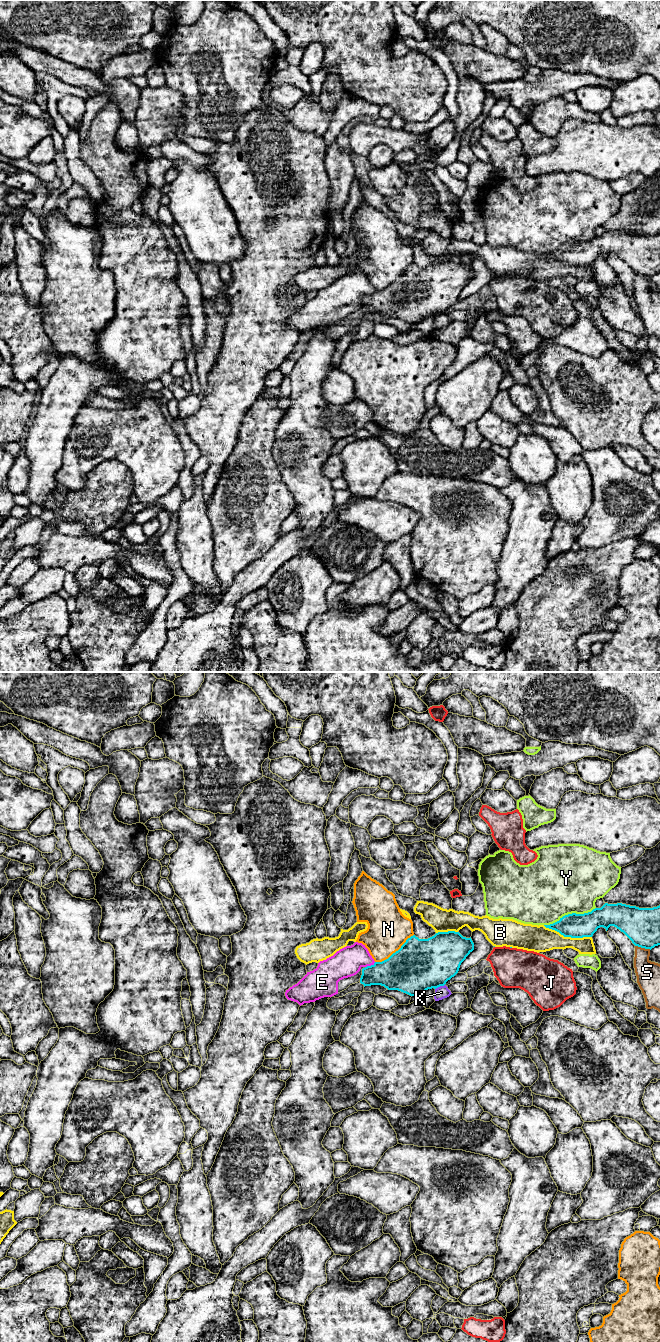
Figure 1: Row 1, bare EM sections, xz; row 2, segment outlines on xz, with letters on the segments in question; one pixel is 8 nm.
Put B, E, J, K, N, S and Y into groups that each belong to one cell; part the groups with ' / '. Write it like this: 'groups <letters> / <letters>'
groups B / E / J / K / N / S / Y

